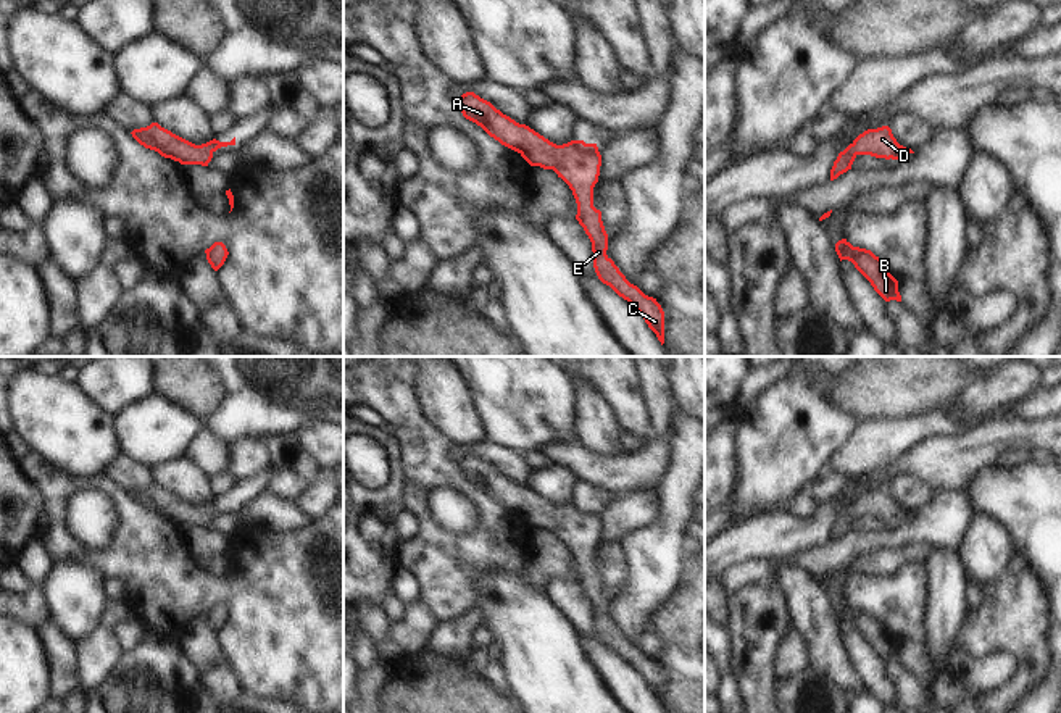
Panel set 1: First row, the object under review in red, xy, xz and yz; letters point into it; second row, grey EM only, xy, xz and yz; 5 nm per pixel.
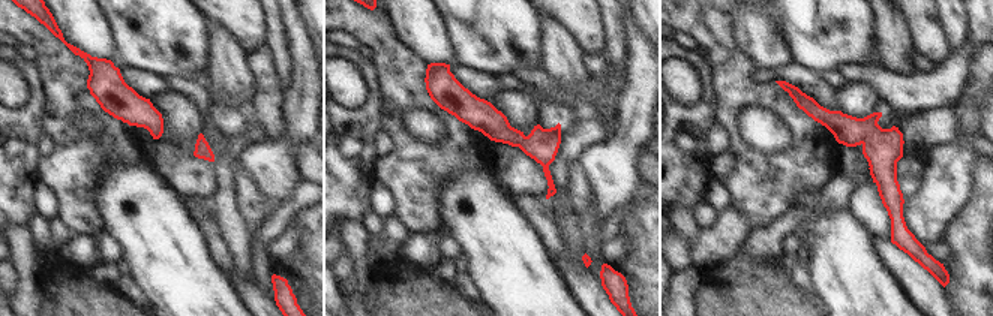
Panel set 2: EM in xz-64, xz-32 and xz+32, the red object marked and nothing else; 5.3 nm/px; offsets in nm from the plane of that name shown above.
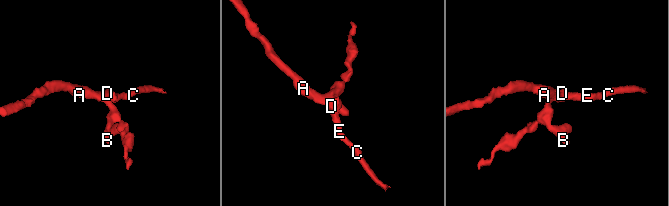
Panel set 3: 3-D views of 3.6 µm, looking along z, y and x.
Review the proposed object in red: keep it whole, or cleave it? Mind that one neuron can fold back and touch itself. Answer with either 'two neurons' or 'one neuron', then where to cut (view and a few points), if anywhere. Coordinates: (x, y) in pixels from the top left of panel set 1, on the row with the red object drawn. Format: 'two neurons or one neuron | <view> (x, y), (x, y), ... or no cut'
one neuron | no cut

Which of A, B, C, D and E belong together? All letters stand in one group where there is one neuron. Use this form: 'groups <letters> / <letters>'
groups A B C D E

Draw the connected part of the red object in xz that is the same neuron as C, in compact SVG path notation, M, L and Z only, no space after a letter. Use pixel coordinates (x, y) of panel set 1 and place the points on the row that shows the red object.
M474 92L463 94L456 103L463 116L481 126L490 137L518 152L530 166L553 169L569 186L577 203L576 219L592 242L593 268L598 279L642 315L663 345L664 311L661 305L630 284L606 255L608 234L601 221L601 211L593 206L593 187L598 182L601 166L597 144L571 140L556 145L529 126L503 115Z

